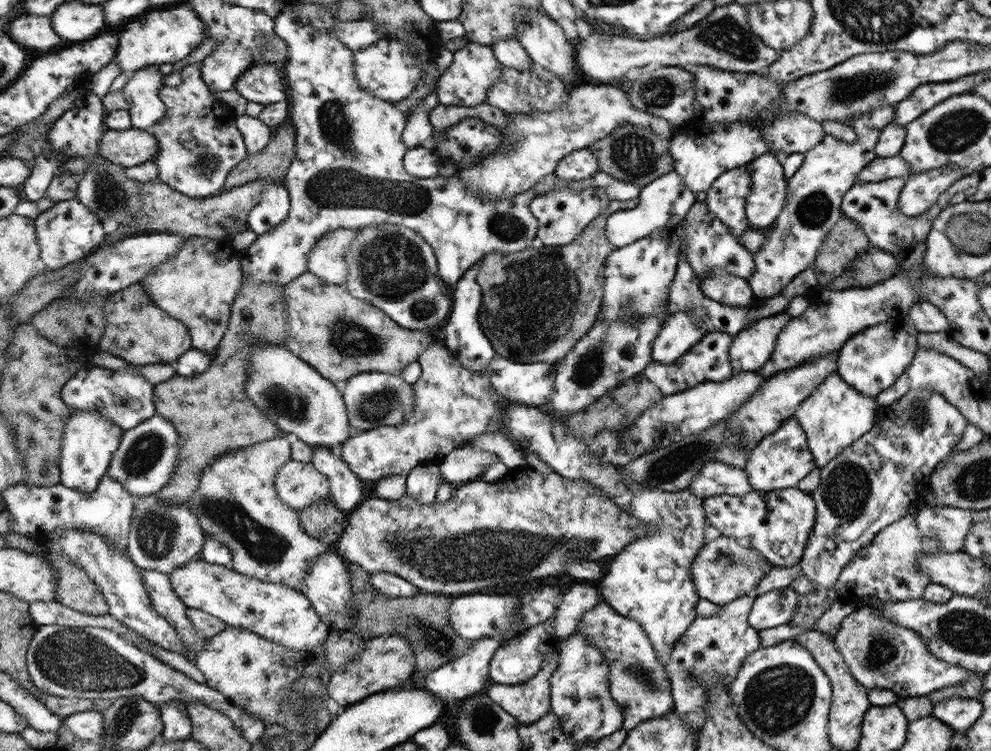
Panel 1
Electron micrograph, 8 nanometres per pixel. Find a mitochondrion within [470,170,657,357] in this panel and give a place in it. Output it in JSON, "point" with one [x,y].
{"point":[506,226]}

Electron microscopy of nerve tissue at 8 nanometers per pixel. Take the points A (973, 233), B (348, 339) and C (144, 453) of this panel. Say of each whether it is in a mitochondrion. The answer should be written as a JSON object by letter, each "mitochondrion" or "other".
{"A":"mitochondrion","B":"mitochondrion","C":"mitochondrion"}

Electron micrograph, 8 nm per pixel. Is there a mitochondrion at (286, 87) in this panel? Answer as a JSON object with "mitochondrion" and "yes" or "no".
{"mitochondrion":"no"}

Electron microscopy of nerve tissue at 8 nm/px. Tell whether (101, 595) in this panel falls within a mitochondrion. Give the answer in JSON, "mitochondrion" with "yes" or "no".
{"mitochondrion":"no"}

